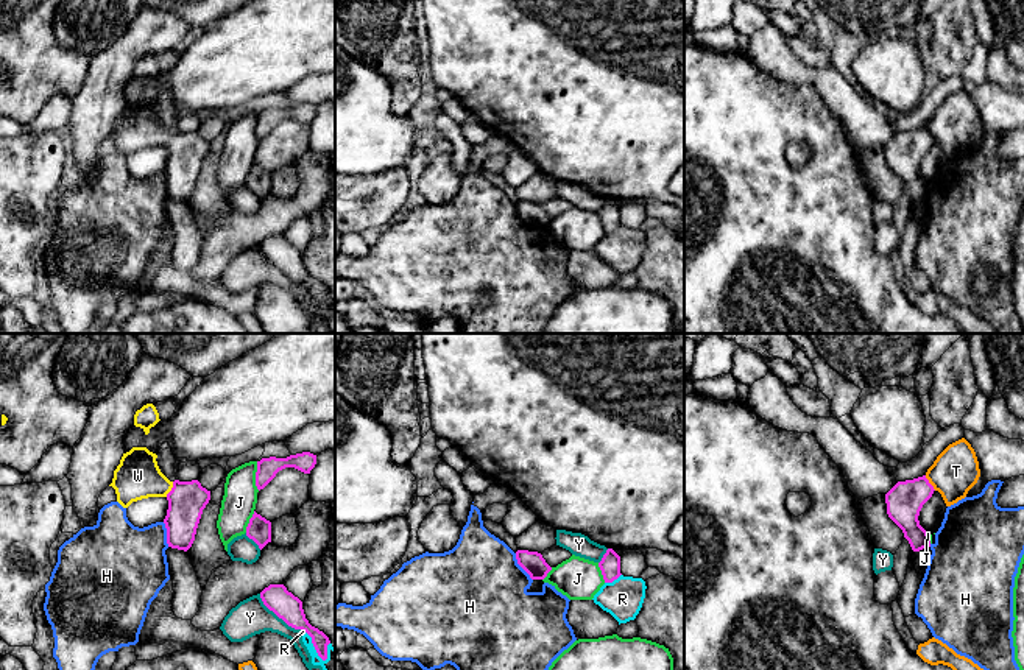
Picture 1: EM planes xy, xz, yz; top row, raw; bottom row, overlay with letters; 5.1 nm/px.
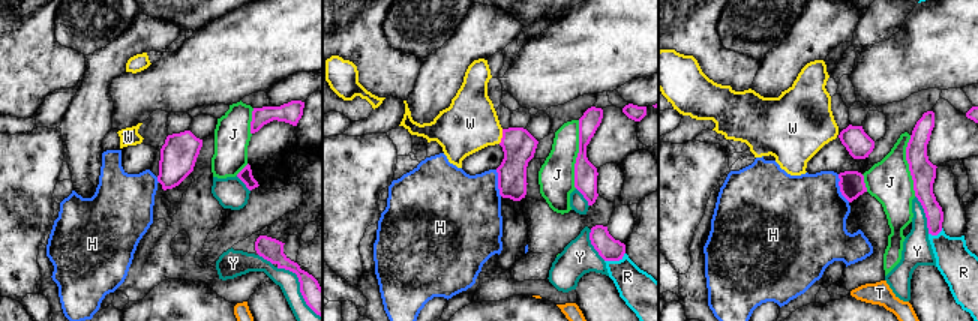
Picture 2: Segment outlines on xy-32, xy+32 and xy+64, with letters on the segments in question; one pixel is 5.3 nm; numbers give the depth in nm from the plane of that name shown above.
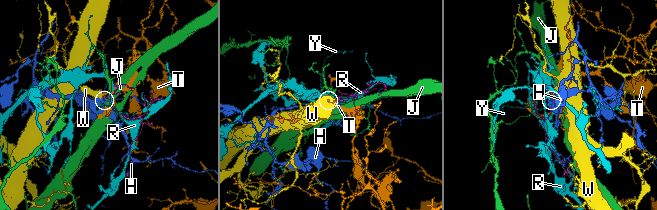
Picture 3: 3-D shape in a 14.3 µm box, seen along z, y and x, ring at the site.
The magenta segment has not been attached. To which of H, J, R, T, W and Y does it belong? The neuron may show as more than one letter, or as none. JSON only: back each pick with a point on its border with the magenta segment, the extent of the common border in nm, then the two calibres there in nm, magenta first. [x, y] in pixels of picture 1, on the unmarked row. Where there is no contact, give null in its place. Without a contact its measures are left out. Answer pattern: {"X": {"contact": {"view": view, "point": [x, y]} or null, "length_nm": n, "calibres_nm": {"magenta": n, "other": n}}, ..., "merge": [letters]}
{"W": {"contact": {"view": "xy", "point": [172, 141]}, "length_nm": 90, "calibres_nm": {"magenta": 190, "other": 240}}, "merge": ["W"]}

